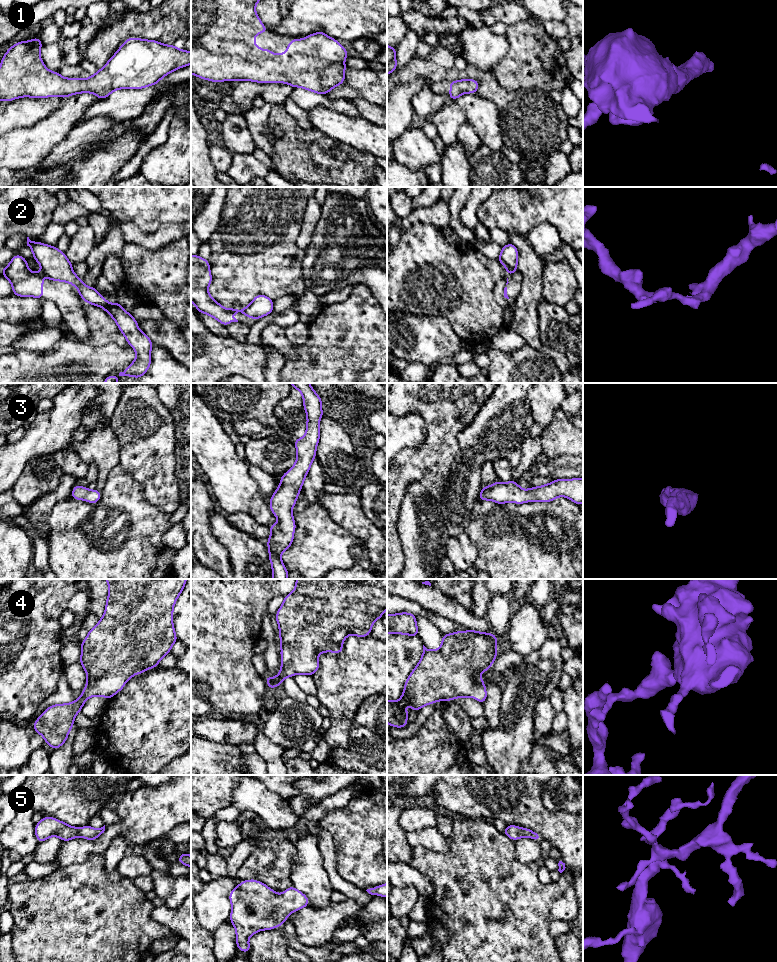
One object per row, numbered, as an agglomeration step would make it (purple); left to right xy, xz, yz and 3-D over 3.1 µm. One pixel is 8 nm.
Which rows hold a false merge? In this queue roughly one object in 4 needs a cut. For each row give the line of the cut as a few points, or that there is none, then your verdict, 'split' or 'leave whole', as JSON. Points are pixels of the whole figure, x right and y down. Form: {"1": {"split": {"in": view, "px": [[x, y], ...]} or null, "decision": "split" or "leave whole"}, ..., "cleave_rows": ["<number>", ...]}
{"1": {"split": null, "decision": "leave whole"}, "2": {"split": {"in": "xy", "px": [[42, 271], [44, 274]]}, "decision": "split"}, "3": {"split": null, "decision": "leave whole"}, "4": {"split": null, "decision": "leave whole"}, "5": {"split": null, "decision": "leave whole"}, "cleave_rows": ["2"]}

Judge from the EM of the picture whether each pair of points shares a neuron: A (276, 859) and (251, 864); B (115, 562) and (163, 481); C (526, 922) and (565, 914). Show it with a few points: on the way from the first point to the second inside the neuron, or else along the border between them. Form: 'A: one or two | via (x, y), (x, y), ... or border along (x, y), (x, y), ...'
A: one | via (270, 862), (257, 864)
B: two | border along (137, 482), (142, 487), (143, 496), (169, 514)
C: two | border along (561, 895), (552, 905), (552, 919)

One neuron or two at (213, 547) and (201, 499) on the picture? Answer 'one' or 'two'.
one

